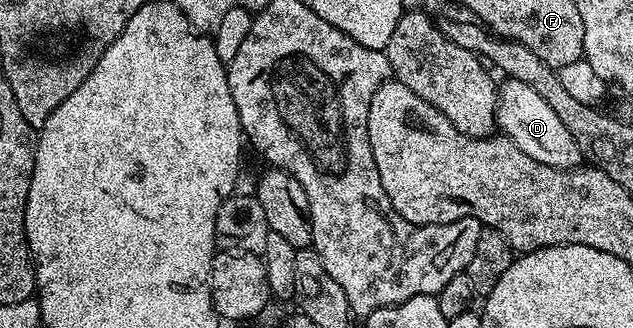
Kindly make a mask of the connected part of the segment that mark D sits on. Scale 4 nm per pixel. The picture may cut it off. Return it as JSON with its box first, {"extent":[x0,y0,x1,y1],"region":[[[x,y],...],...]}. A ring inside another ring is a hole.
{"extent":[495,77,583,170],"region":[[[508,77],[502,82],[499,86],[495,124],[503,136],[540,164],[566,170],[577,168],[583,162],[582,150],[572,137],[571,130],[553,112],[552,107],[540,97],[540,93],[536,93],[530,85],[525,85],[519,79]]]}

